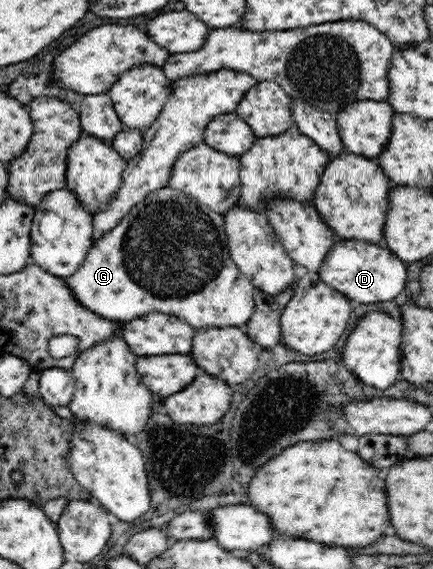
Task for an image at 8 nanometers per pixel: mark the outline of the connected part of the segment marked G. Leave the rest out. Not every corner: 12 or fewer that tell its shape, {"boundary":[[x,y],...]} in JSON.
{"boundary":[[148,194],[66,278],[113,323],[255,309],[223,214]]}

